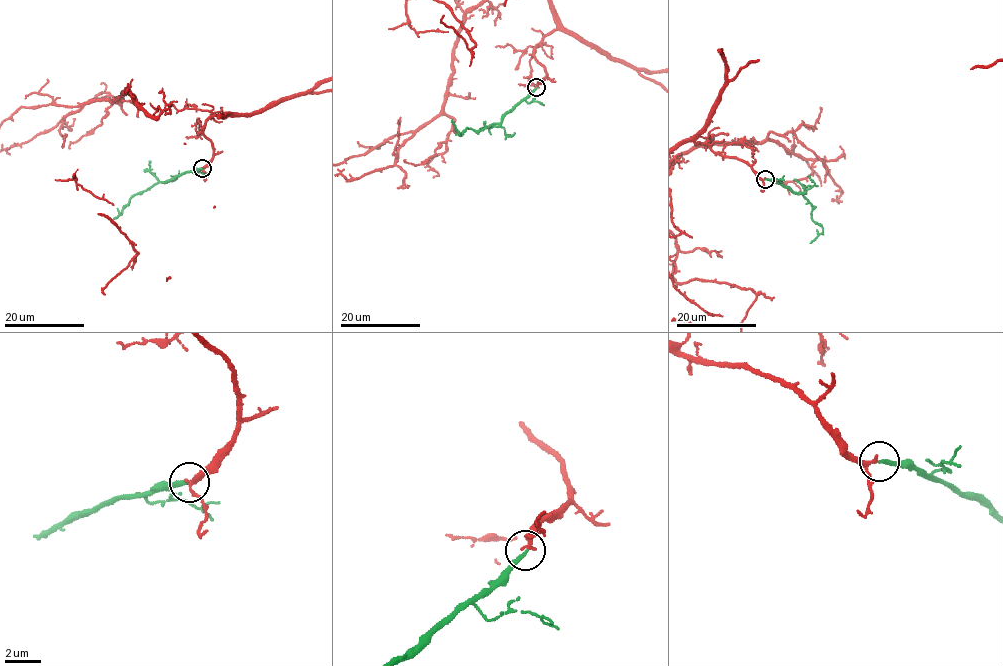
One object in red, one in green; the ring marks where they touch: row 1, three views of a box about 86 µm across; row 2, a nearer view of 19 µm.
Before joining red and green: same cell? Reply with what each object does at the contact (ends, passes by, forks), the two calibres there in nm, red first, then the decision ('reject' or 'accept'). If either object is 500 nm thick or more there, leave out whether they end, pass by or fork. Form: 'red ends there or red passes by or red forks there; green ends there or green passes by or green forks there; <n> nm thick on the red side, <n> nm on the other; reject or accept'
red passes by; green ends there; 190 nm thick on the red side, 240 nm on the other; accept

